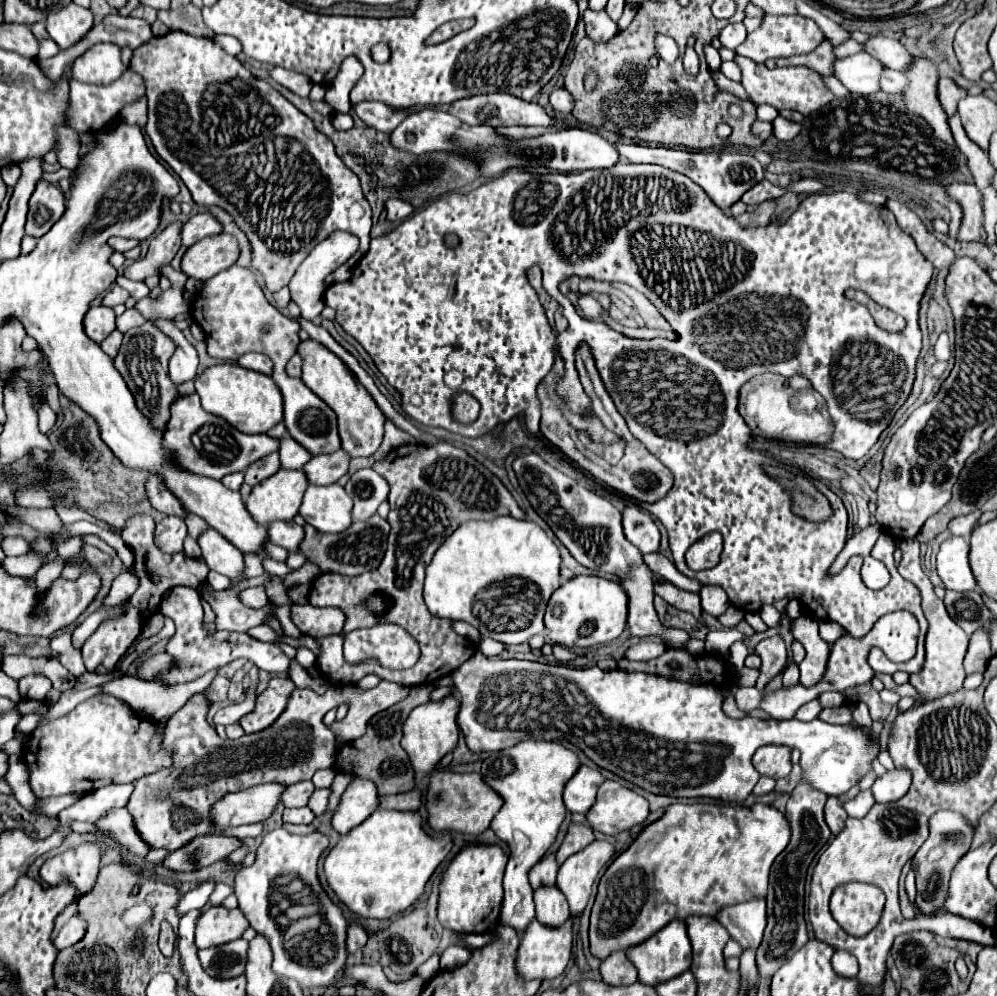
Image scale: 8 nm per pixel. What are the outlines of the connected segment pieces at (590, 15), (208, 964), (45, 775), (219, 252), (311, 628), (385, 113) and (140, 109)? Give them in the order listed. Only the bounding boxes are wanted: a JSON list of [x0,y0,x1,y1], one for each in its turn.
[[583,10,619,42],[199,938,247,980],[25,694,171,798],[181,232,239,280],[291,604,345,636],[353,102,407,134],[121,96,147,128]]

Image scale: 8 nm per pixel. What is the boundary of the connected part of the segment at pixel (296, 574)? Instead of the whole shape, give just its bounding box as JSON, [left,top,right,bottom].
[283,560,321,590]

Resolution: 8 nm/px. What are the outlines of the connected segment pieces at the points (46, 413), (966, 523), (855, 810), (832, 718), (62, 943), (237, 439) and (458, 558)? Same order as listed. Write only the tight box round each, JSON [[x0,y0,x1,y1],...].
[[38,398,56,434],[949,512,981,536],[843,790,875,818],[819,706,853,724],[53,916,85,950],[163,394,279,480],[423,516,561,644]]

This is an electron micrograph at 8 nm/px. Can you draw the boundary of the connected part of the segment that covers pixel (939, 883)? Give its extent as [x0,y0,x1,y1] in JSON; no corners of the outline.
[911,812,973,914]

